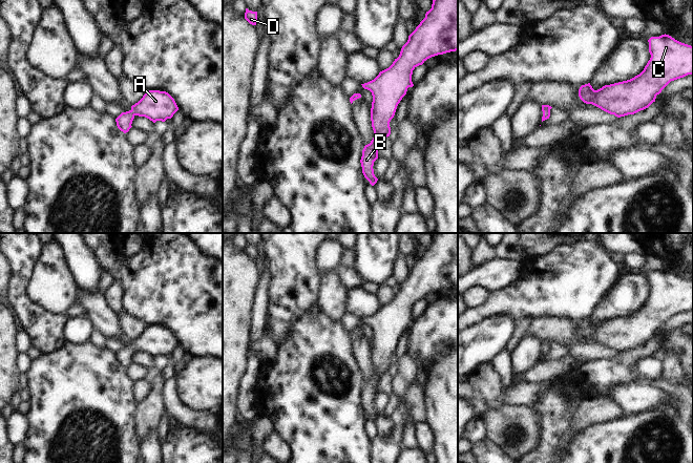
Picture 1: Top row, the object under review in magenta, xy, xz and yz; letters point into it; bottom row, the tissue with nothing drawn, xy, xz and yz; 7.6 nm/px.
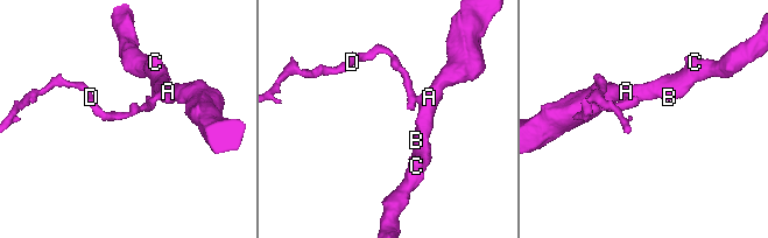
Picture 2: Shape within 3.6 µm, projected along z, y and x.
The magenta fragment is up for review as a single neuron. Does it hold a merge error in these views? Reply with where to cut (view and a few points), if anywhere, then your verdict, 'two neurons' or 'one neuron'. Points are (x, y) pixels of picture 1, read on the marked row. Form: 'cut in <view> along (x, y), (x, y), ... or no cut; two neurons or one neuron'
no cut; one neuron

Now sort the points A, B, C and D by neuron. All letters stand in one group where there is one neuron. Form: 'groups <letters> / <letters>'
groups A B C D

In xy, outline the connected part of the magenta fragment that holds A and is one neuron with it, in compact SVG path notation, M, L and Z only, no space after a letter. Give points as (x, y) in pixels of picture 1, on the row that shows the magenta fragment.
M149 90L143 98L131 106L131 109L122 112L117 119L118 128L124 133L132 127L132 121L135 115L145 117L155 123L156 121L165 122L171 119L178 110L174 99L166 91Z

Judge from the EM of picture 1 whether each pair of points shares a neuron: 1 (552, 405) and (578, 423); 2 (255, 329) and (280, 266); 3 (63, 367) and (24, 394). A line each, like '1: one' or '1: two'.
1: two
2: two
3: two

